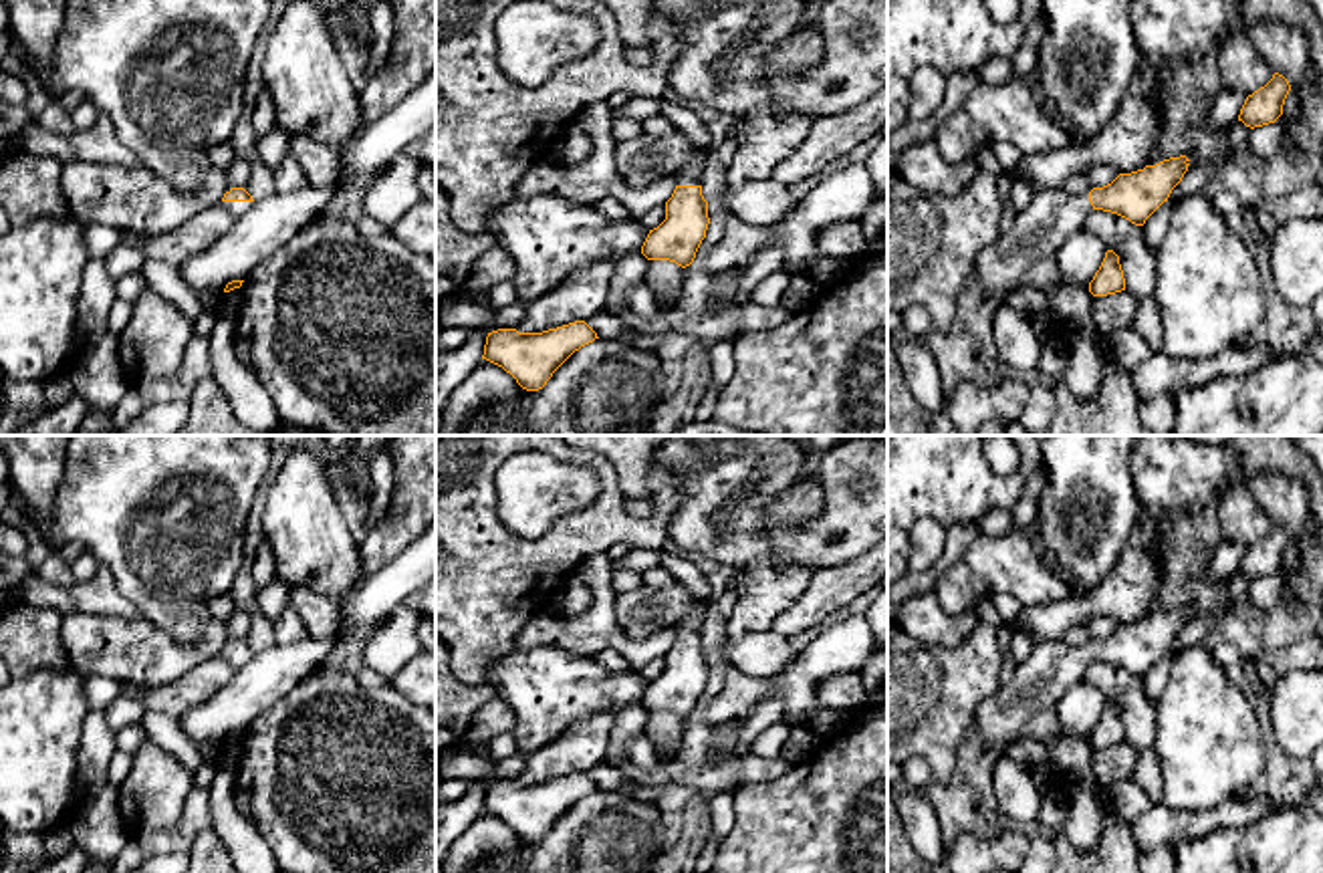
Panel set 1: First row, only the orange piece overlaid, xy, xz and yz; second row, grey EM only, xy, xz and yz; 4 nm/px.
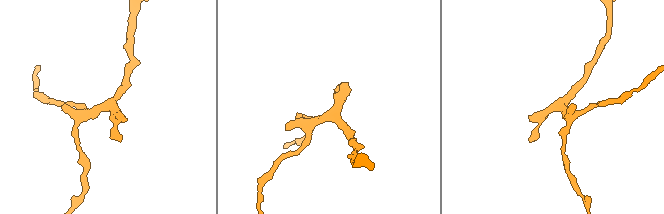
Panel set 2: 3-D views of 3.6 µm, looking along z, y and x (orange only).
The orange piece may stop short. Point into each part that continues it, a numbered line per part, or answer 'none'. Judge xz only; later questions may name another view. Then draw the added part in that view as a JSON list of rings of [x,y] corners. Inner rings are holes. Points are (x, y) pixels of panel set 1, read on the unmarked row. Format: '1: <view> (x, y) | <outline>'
1: xz (642, 611) | [[[680,581],[659,589],[641,585],[615,595],[615,619],[619,627],[635,639],[666,629],[676,629],[678,637],[700,637],[698,629],[686,627],[686,617],[704,603],[704,599]]]

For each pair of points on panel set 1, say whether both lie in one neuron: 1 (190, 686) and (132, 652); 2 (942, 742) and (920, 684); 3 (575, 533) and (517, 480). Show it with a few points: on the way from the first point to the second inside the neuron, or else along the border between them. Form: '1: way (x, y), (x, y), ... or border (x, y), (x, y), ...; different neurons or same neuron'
1: border (218, 654), (166, 684), (134, 686); different neurons
2: way (932, 728), (920, 698); same neuron
3: border (599, 492), (543, 533), (515, 535); different neurons

